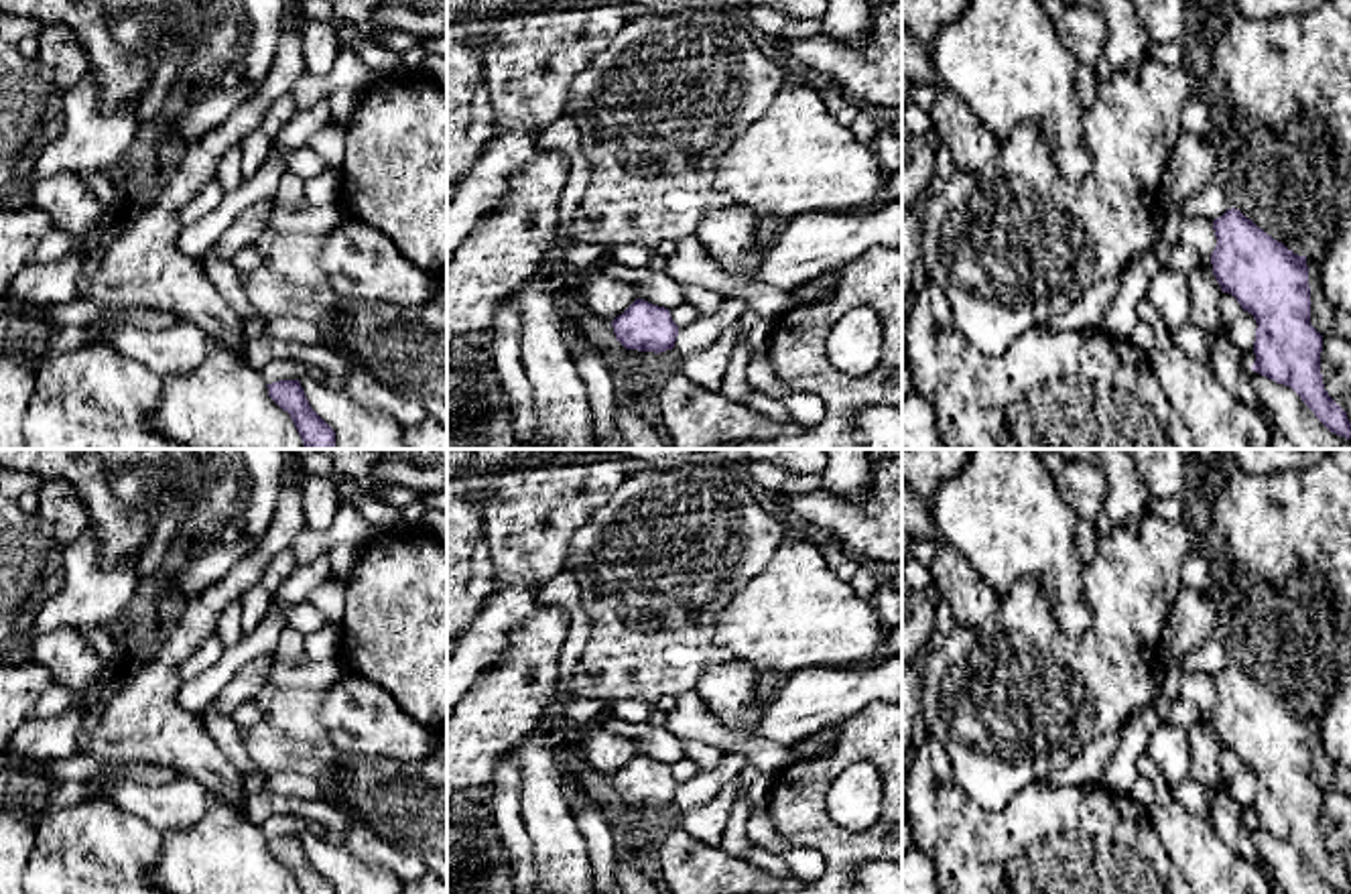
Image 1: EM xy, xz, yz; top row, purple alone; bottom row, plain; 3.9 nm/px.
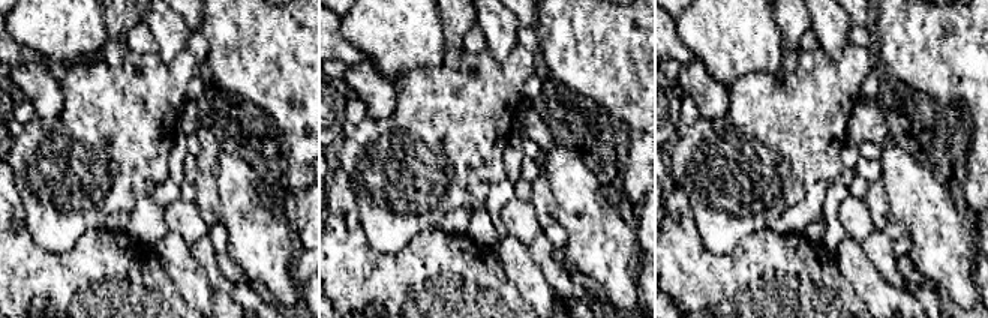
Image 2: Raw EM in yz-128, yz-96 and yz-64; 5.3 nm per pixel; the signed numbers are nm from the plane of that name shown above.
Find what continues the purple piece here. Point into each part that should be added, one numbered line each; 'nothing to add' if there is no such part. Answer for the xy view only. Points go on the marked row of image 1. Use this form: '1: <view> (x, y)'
nothing to add

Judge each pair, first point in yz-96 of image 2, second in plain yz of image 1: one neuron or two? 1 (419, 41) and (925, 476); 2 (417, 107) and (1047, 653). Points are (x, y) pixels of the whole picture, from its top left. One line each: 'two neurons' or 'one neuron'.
1: two neurons
2: one neuron

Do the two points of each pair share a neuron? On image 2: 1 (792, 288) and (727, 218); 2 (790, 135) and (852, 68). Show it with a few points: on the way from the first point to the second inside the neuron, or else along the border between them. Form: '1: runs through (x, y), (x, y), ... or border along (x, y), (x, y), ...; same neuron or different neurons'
1: border along (756, 228), (733, 254), (714, 254); different neurons
2: runs through (801, 119), (835, 84); same neuron

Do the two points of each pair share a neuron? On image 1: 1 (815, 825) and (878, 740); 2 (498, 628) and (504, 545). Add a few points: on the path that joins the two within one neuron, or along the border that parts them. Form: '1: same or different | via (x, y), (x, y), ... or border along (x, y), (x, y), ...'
1: same | via (815, 799), (815, 781), (852, 744)
2: different | border along (527, 582), (502, 588)

